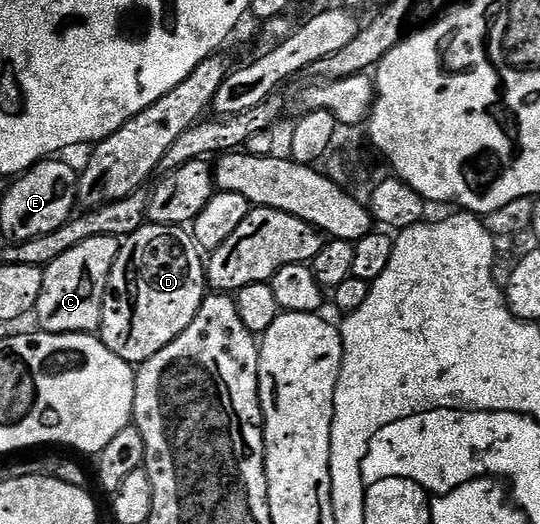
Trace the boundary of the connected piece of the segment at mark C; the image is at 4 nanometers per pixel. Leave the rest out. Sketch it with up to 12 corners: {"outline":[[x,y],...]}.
{"outline":[[117,237],[43,268],[38,330],[98,332]]}

